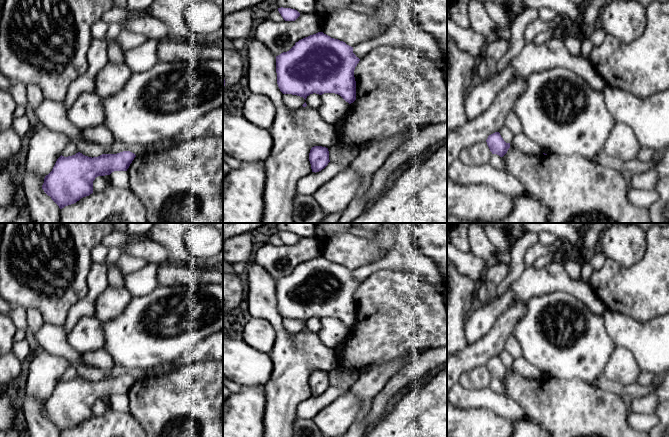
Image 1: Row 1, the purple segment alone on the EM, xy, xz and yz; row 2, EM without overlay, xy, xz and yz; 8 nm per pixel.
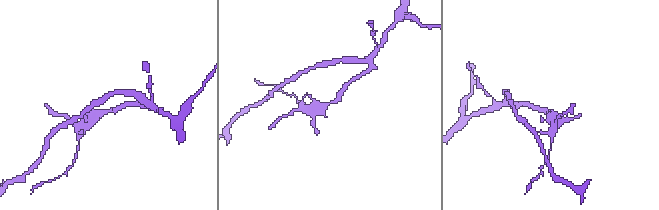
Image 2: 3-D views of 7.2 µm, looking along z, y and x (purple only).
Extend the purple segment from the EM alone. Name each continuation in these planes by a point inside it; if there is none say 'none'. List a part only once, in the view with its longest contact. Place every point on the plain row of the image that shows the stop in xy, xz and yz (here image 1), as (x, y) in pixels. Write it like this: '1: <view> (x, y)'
none

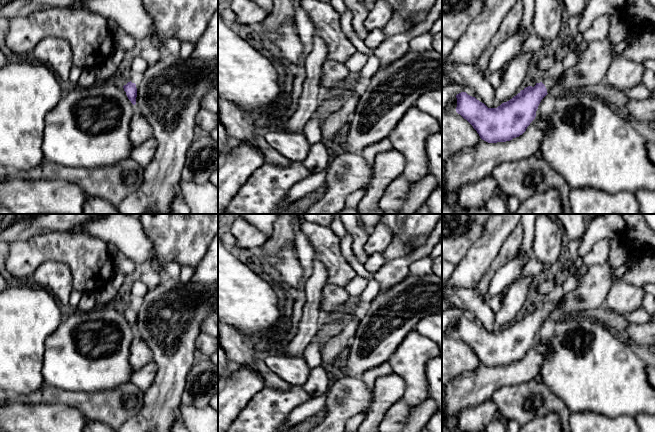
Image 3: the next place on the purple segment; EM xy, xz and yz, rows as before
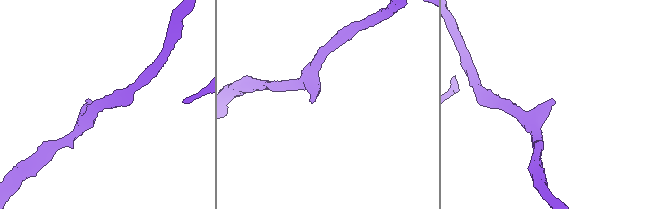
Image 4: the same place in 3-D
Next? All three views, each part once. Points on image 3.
1: yz (550, 304)

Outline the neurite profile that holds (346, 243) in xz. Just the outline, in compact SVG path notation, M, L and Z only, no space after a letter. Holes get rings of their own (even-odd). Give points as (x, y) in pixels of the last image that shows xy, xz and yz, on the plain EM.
M349 232L340 240L340 249L346 261L356 258L352 251L352 237Z

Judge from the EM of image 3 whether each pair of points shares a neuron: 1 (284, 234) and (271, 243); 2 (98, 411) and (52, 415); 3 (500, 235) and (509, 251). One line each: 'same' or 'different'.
1: same
2: different
3: different

